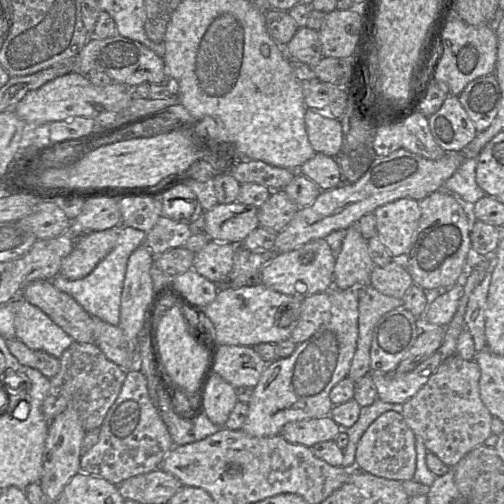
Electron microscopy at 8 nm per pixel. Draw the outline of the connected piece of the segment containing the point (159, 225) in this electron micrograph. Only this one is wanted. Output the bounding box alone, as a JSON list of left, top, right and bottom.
[146,215,191,255]

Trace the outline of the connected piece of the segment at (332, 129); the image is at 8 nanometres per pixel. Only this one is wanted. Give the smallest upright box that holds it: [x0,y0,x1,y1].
[305,110,343,157]

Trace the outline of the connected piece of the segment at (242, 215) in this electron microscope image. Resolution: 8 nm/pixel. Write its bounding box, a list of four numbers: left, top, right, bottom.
[203,202,259,245]

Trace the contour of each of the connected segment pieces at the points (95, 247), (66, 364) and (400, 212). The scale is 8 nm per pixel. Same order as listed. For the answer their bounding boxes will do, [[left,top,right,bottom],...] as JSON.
[[59,226,120,280],[42,341,126,432],[374,198,421,259]]

